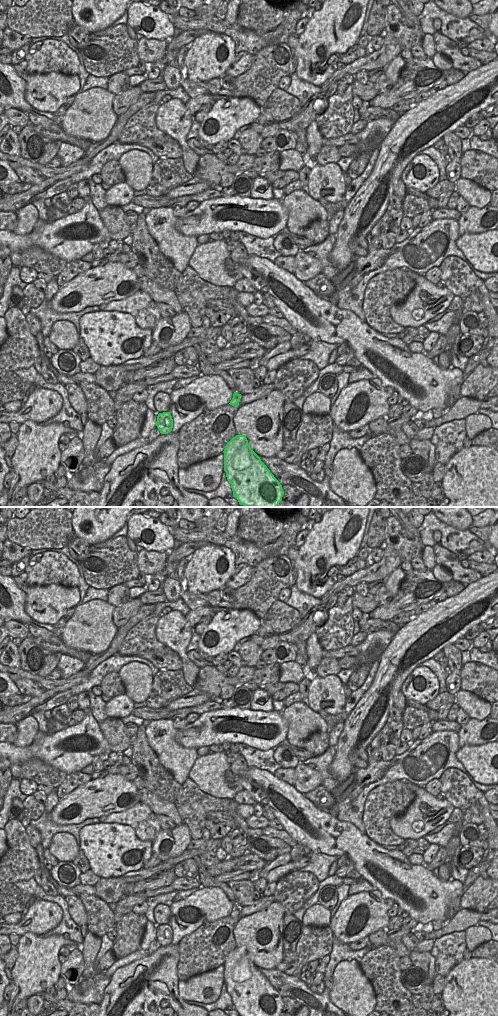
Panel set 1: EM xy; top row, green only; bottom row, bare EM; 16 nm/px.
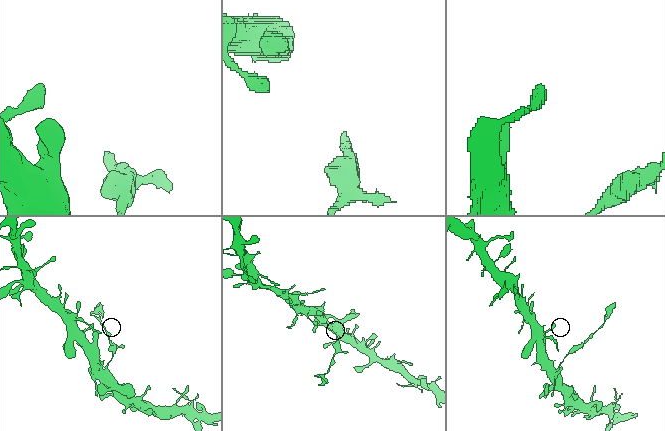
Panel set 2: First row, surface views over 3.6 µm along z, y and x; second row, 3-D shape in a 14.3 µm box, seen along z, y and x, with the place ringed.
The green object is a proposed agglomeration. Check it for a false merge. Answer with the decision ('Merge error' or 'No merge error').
Merge error

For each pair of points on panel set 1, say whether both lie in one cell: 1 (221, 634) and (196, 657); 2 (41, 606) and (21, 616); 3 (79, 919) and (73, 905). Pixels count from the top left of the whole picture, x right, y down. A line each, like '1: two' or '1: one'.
1: two
2: two
3: one

